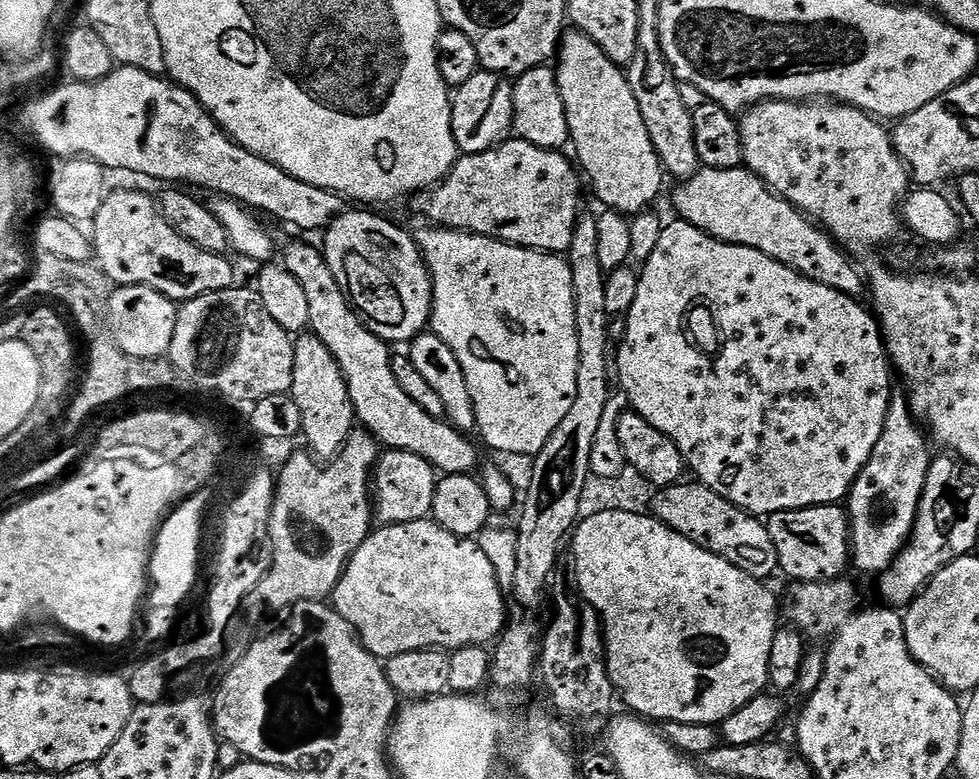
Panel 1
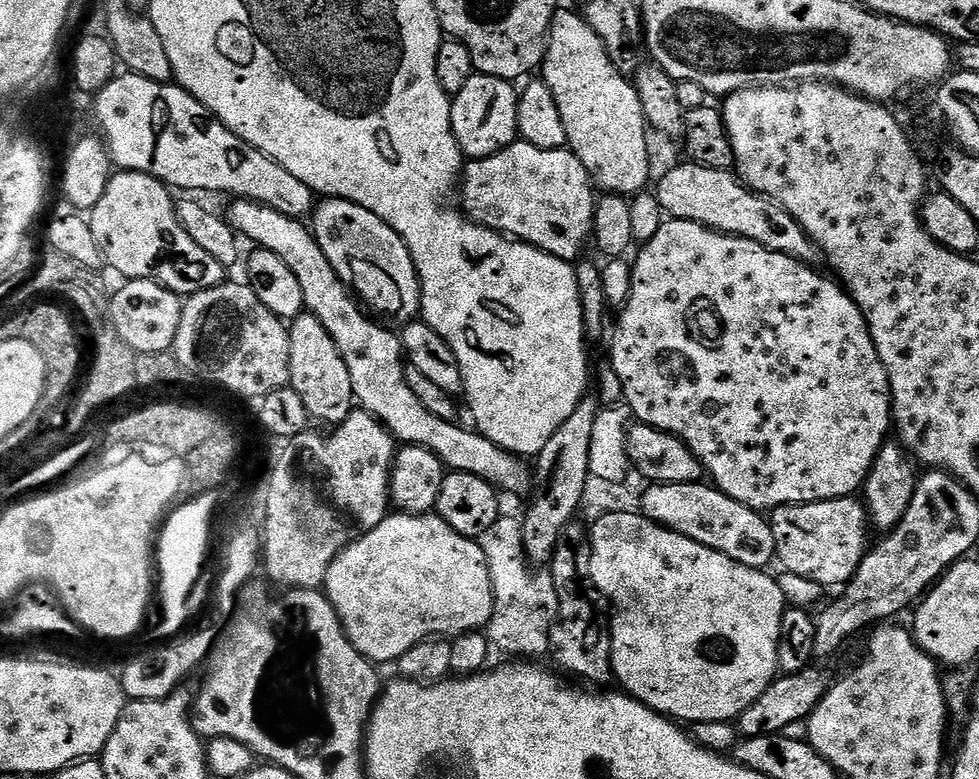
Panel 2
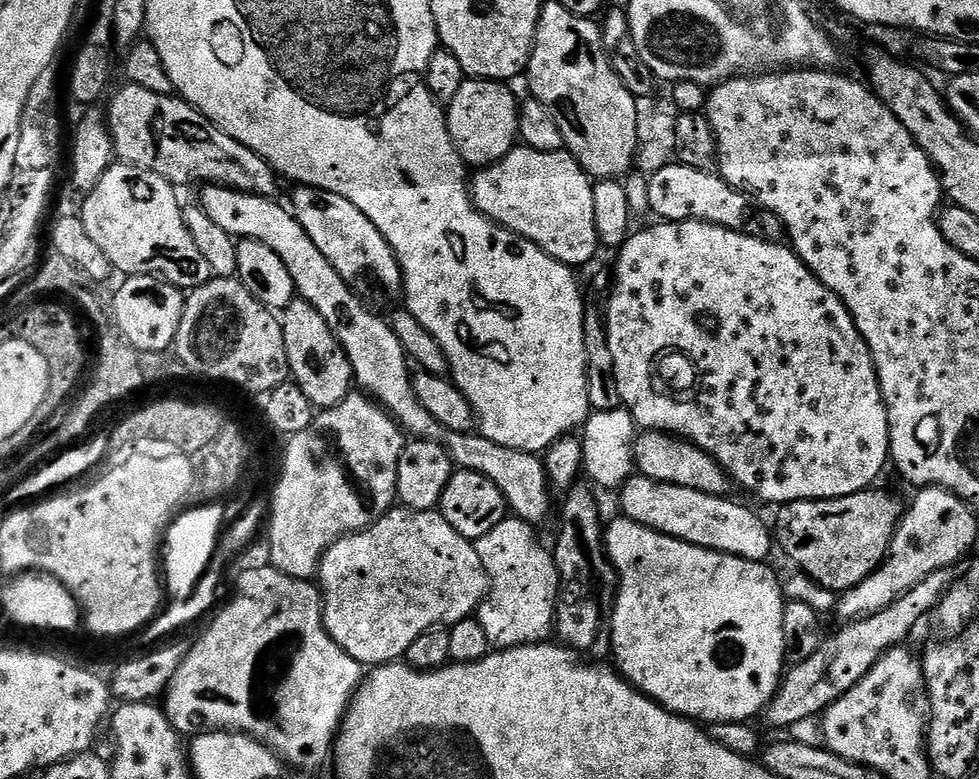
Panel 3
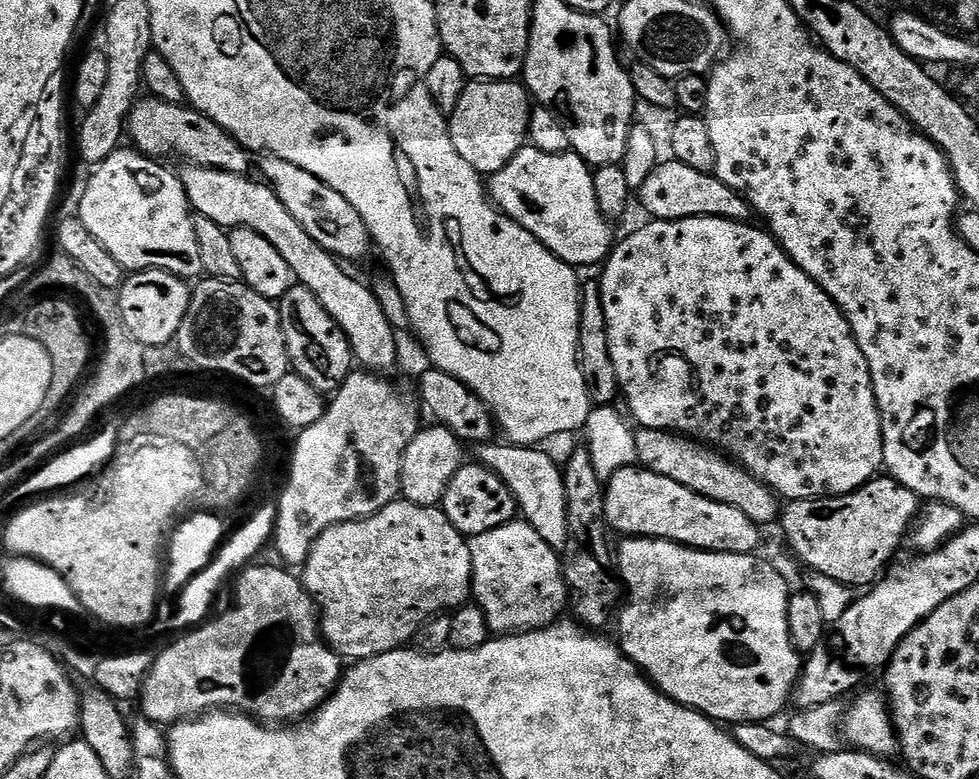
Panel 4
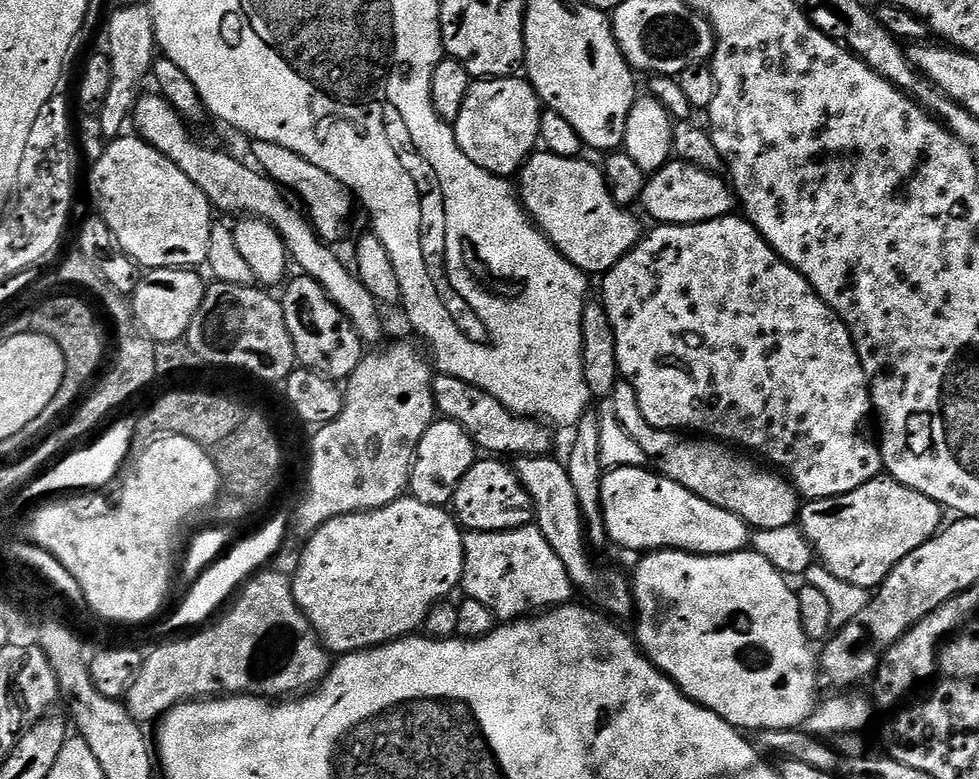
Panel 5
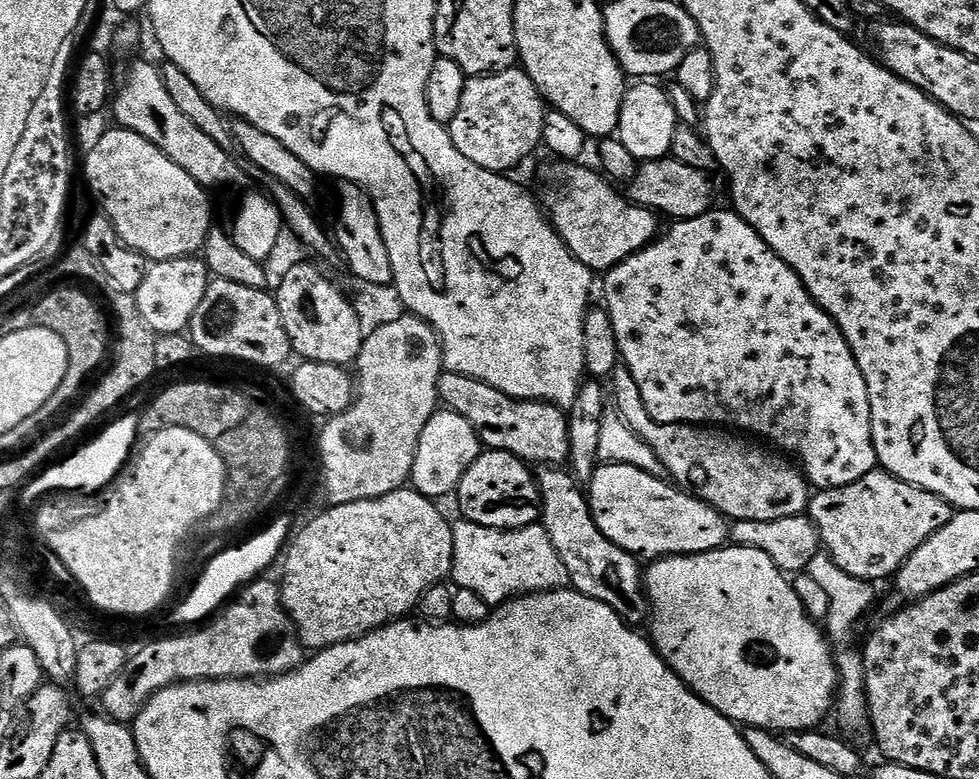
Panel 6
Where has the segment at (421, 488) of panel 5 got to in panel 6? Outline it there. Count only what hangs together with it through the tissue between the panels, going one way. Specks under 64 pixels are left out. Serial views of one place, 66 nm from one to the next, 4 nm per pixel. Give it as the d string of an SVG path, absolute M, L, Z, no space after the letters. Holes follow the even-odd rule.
M438 410L426 422L426 430L422 430L422 438L418 438L418 450L414 454L414 466L410 477L411 487L423 496L451 497L462 482L466 470L474 466L480 457L482 445L474 426L462 418L462 414L454 414L447 410Z

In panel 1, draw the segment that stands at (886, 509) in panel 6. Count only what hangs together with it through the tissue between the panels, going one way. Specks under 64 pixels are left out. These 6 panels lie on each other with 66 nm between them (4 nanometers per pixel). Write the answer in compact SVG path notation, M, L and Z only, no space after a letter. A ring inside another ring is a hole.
M840 504L775 512L766 523L779 571L784 571L789 581L818 584L845 575L844 567L850 564L850 517Z

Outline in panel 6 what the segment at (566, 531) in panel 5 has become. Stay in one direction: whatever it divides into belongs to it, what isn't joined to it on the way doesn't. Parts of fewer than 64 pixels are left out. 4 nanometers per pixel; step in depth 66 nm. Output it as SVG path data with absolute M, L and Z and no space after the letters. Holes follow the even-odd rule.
M548 466L541 472L544 473L539 473L538 483L542 525L566 566L571 587L598 602L606 602L606 606L610 606L610 610L614 610L628 624L639 625L639 620L643 616L645 619L649 611L641 561L614 546L614 542L601 534L592 517L585 489L571 471L560 466Z

